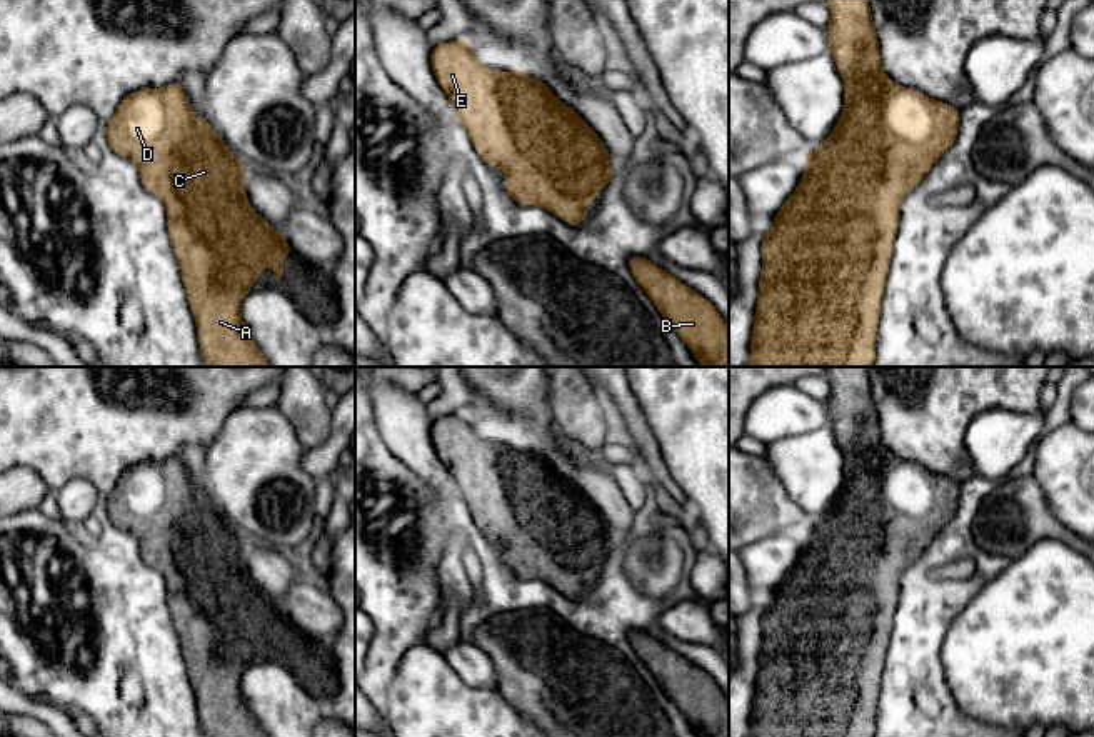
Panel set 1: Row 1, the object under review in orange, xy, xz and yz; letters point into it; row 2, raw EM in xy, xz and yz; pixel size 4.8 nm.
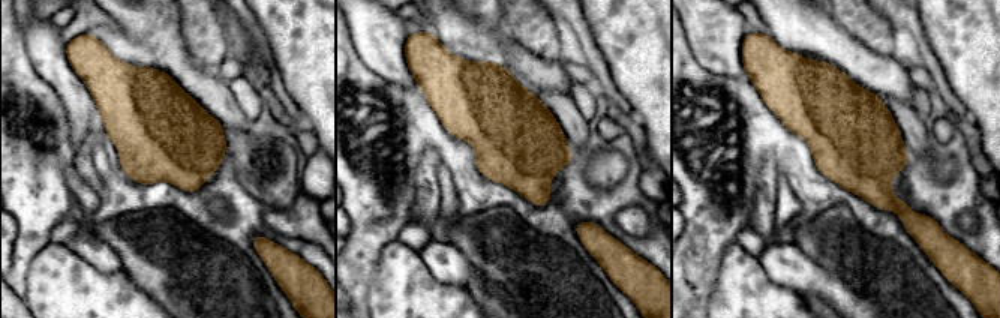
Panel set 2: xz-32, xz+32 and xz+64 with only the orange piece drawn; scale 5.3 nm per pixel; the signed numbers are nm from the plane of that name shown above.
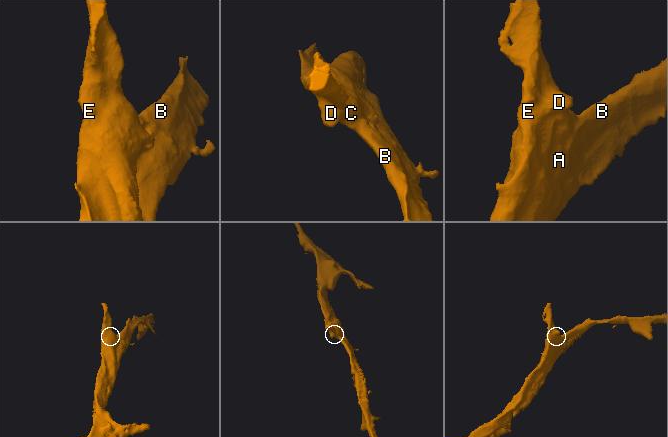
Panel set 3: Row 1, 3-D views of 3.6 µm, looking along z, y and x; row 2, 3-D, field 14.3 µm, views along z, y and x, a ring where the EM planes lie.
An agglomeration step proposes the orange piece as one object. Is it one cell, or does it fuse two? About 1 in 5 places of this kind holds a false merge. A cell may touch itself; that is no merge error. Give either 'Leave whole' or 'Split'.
Leave whole

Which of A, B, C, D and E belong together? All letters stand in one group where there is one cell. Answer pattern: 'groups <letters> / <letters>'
groups A B C D E

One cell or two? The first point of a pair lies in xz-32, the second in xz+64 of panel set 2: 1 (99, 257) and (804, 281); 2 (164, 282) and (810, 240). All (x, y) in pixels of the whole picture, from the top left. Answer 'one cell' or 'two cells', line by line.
1: one cell
2: one cell

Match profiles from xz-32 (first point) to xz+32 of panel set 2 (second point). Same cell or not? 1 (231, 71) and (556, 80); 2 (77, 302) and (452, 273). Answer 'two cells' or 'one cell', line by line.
1: two cells
2: two cells

